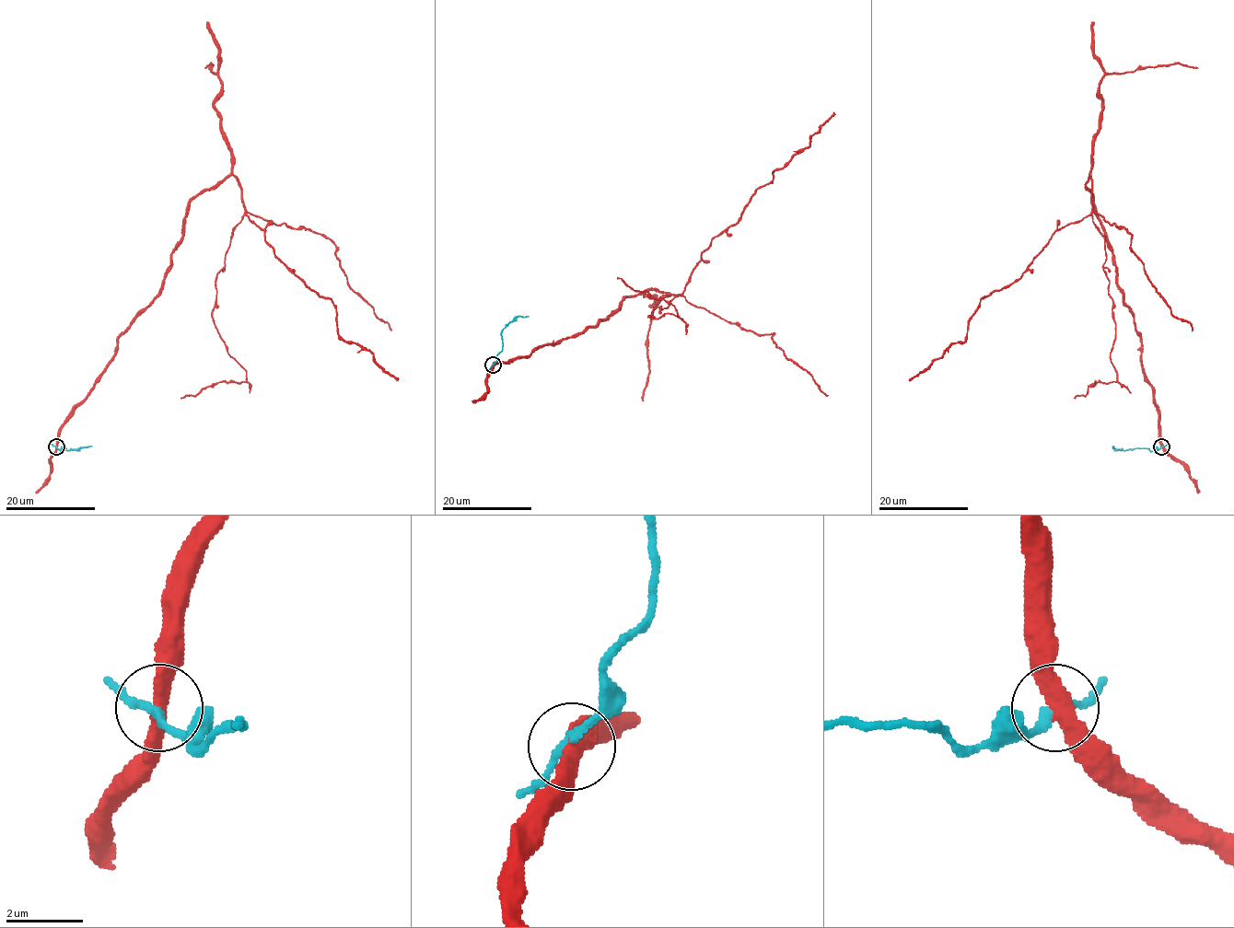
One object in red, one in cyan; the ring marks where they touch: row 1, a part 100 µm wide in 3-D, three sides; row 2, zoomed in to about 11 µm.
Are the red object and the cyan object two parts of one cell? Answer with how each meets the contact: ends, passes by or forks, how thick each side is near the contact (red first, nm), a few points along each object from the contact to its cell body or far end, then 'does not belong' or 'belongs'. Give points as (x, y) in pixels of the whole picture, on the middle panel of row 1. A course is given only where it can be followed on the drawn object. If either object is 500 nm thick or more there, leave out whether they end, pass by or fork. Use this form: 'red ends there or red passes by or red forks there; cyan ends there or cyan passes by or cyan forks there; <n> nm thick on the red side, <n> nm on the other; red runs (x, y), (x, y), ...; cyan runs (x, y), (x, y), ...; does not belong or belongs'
red passes by; cyan passes by; 420 nm thick on the red side, 200 nm on the other; red runs (493, 365), (575, 337), (641, 292), (681, 295), (710, 241), (738, 220), (750, 197), (809, 145), (833, 112); cyan runs (493, 365), (502, 350), (503, 330), (518, 316), (529, 316); does not belong

